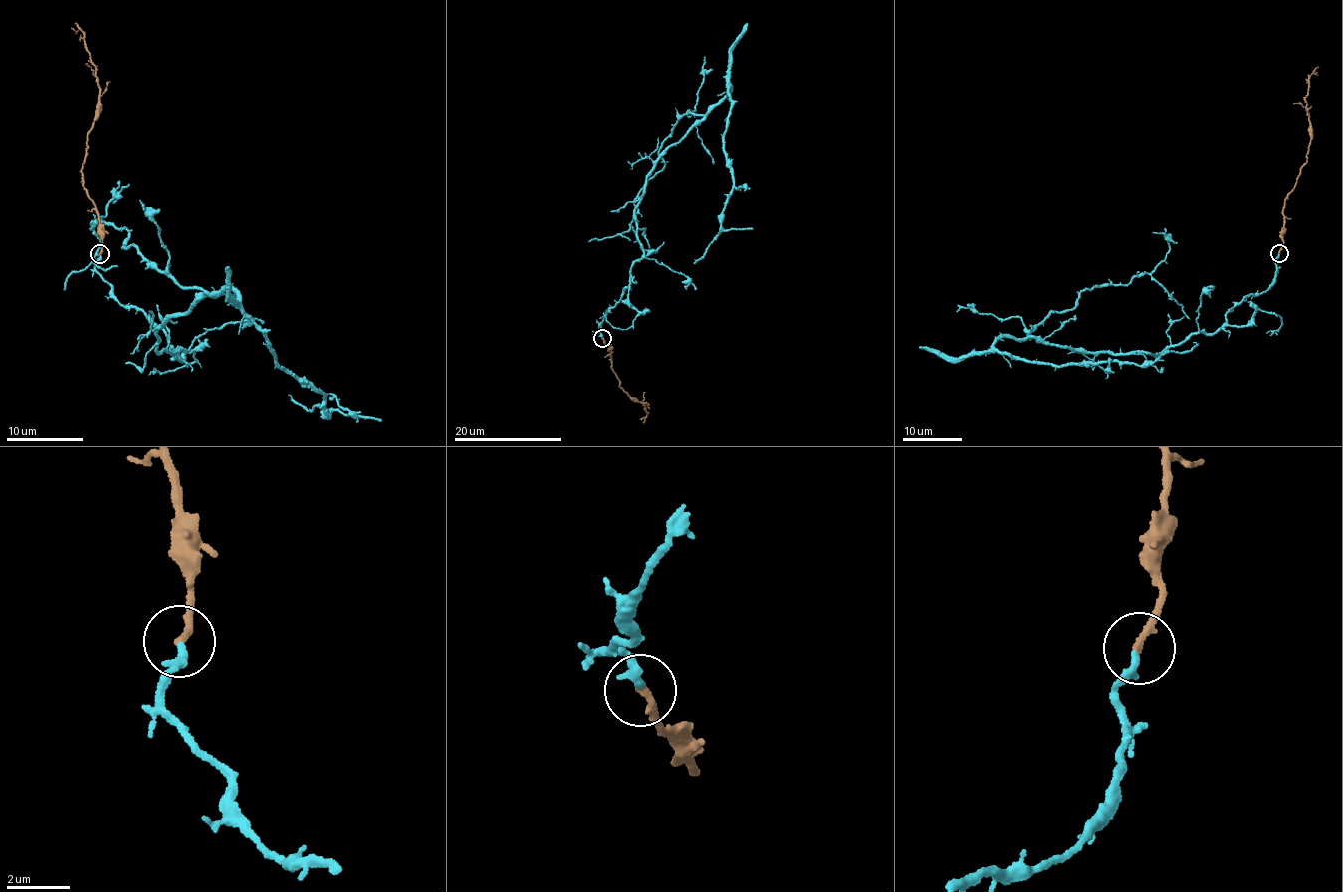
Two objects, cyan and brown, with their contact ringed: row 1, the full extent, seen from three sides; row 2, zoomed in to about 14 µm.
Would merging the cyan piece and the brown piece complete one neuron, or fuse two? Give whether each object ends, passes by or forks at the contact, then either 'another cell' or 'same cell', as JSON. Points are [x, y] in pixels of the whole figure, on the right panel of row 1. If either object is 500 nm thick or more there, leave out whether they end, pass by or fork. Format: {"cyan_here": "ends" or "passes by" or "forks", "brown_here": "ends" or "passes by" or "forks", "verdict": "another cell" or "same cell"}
{"cyan_here": "ends", "brown_here": "ends", "verdict": "same cell"}

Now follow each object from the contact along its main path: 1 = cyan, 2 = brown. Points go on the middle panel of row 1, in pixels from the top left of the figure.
1: (601, 338), (643, 253), (634, 217), (646, 175), (731, 88), (734, 189), (695, 259)
2: (602, 338), (612, 351), (611, 366), (619, 386), (630, 397), (646, 403), (648, 412), (643, 422)

